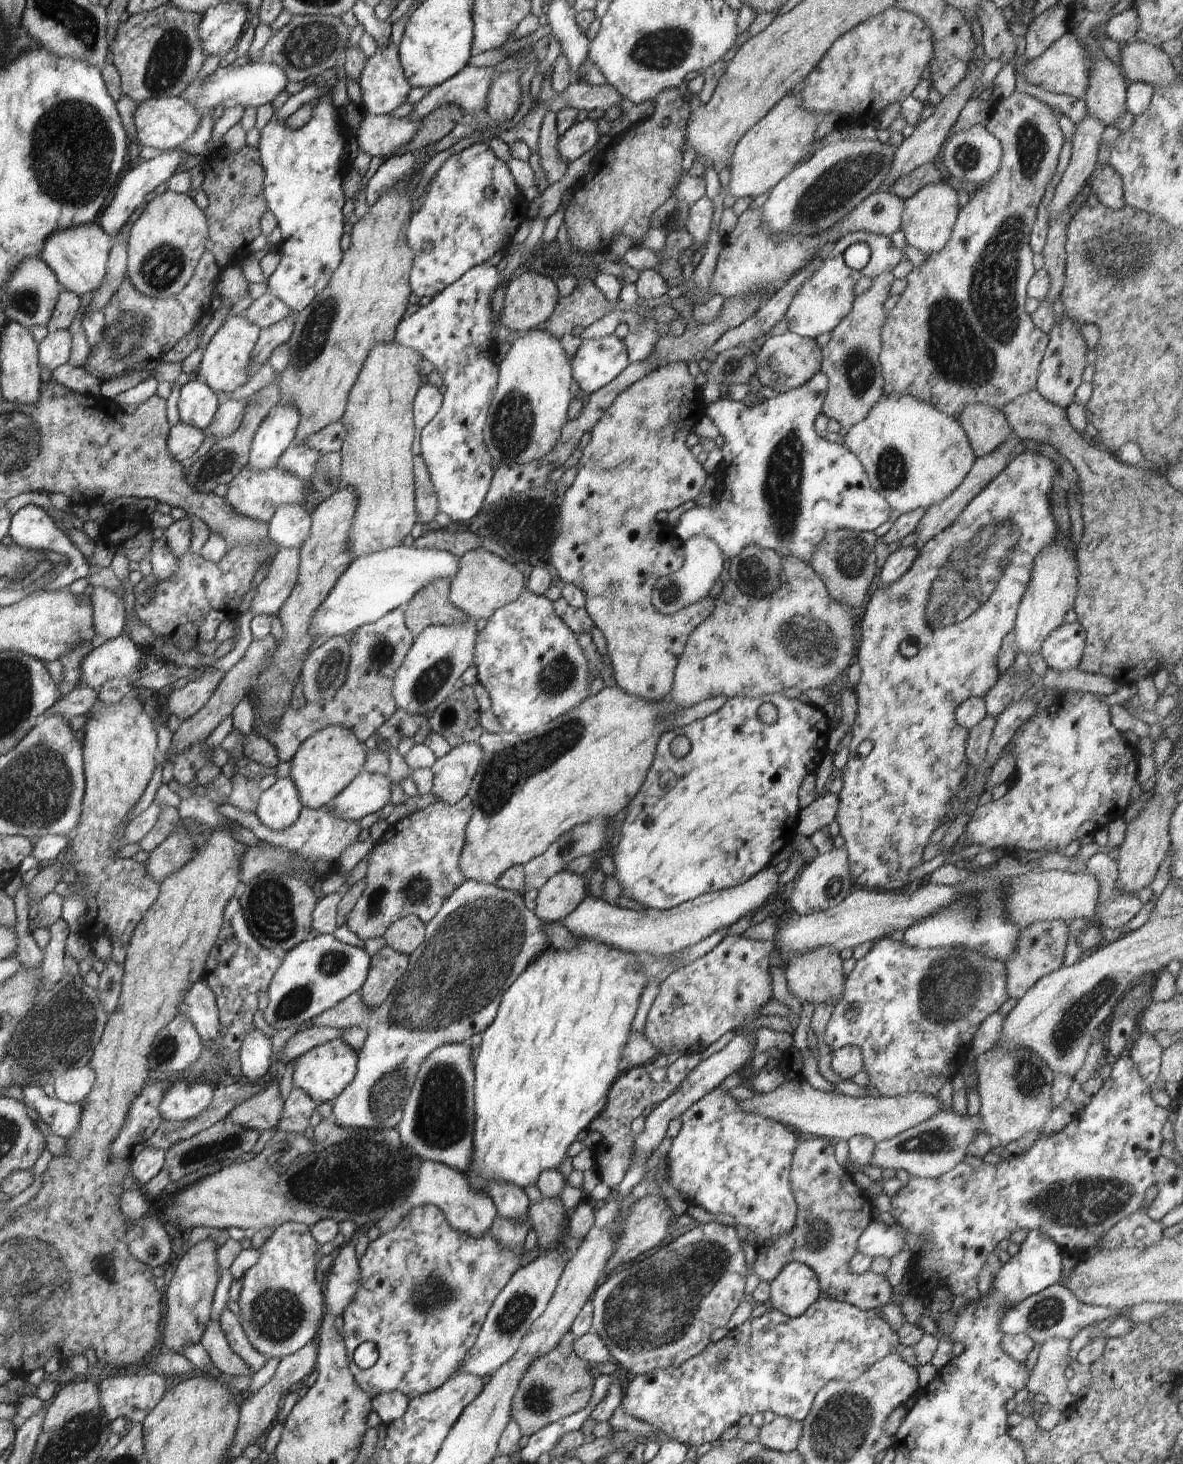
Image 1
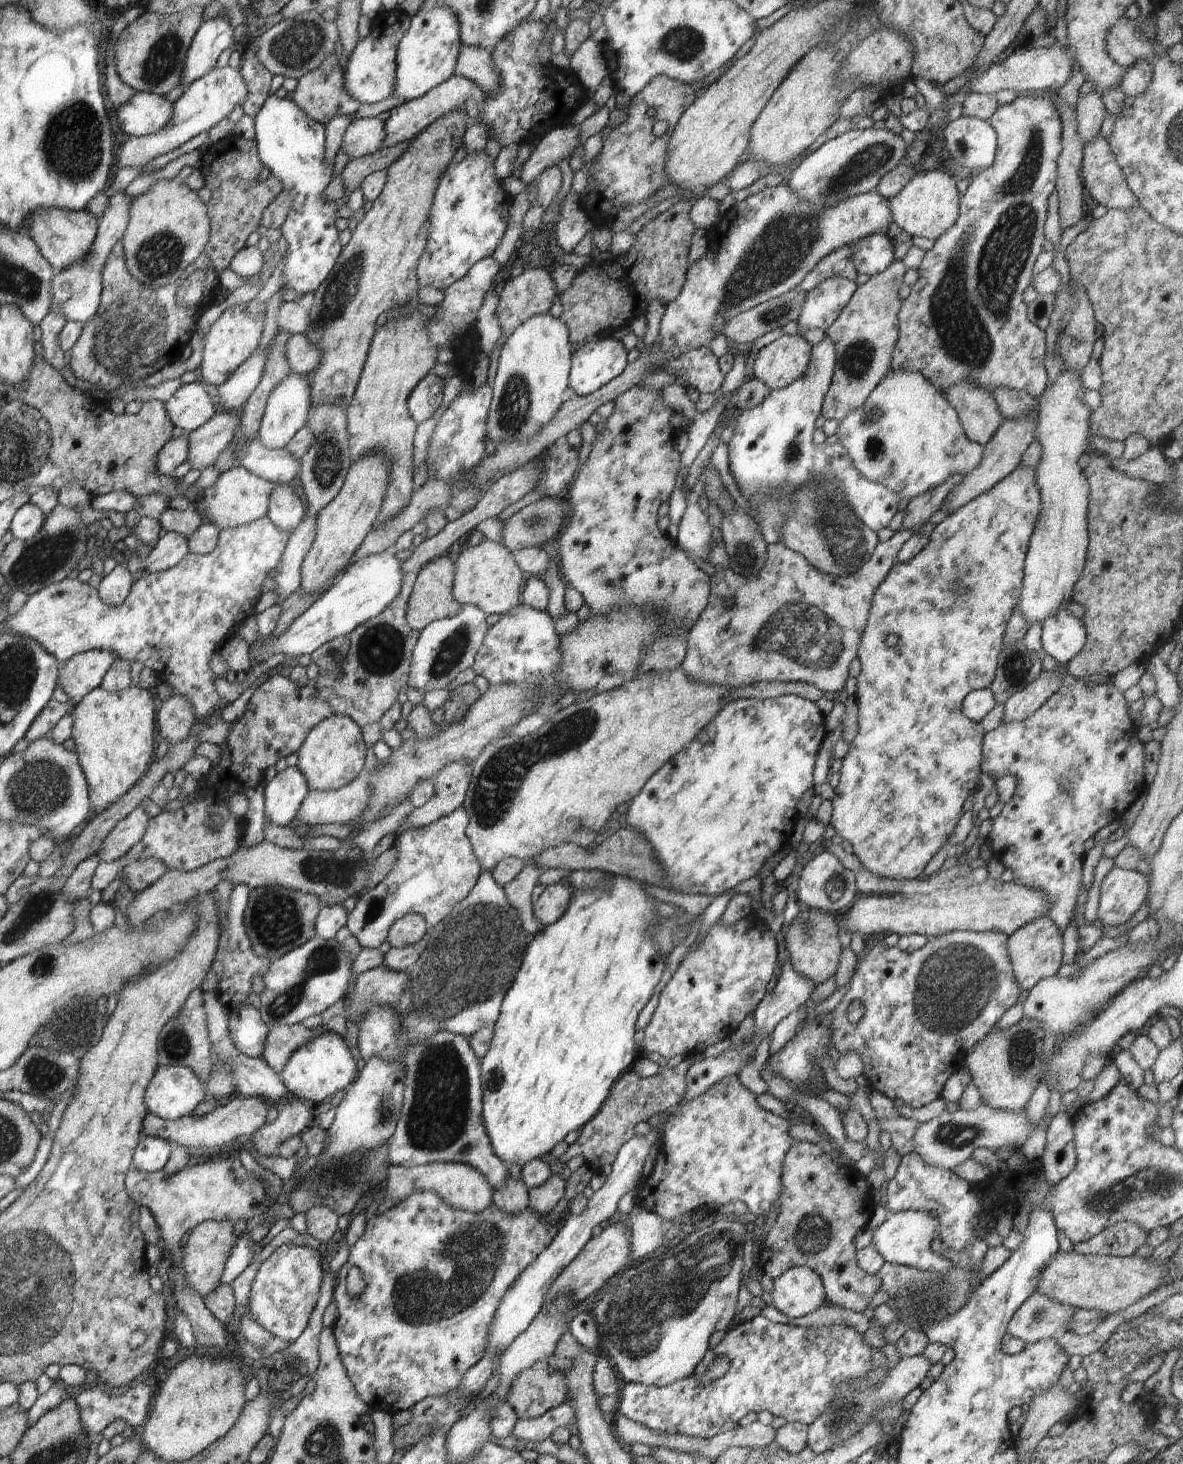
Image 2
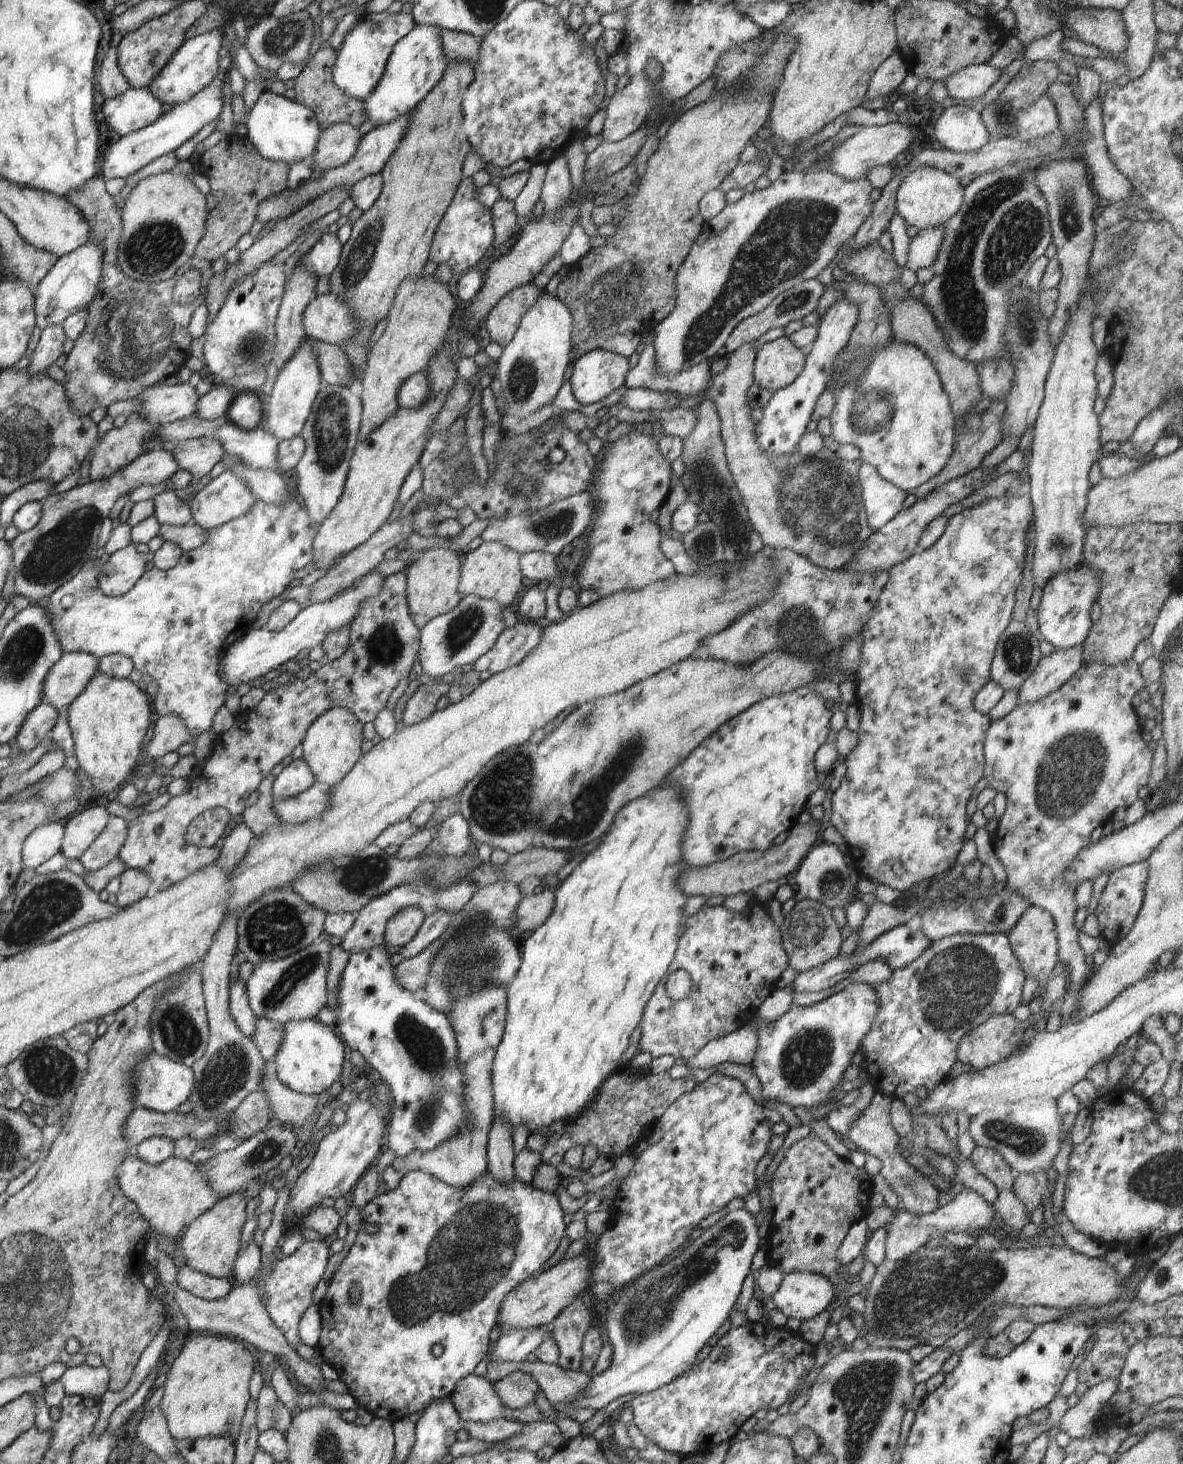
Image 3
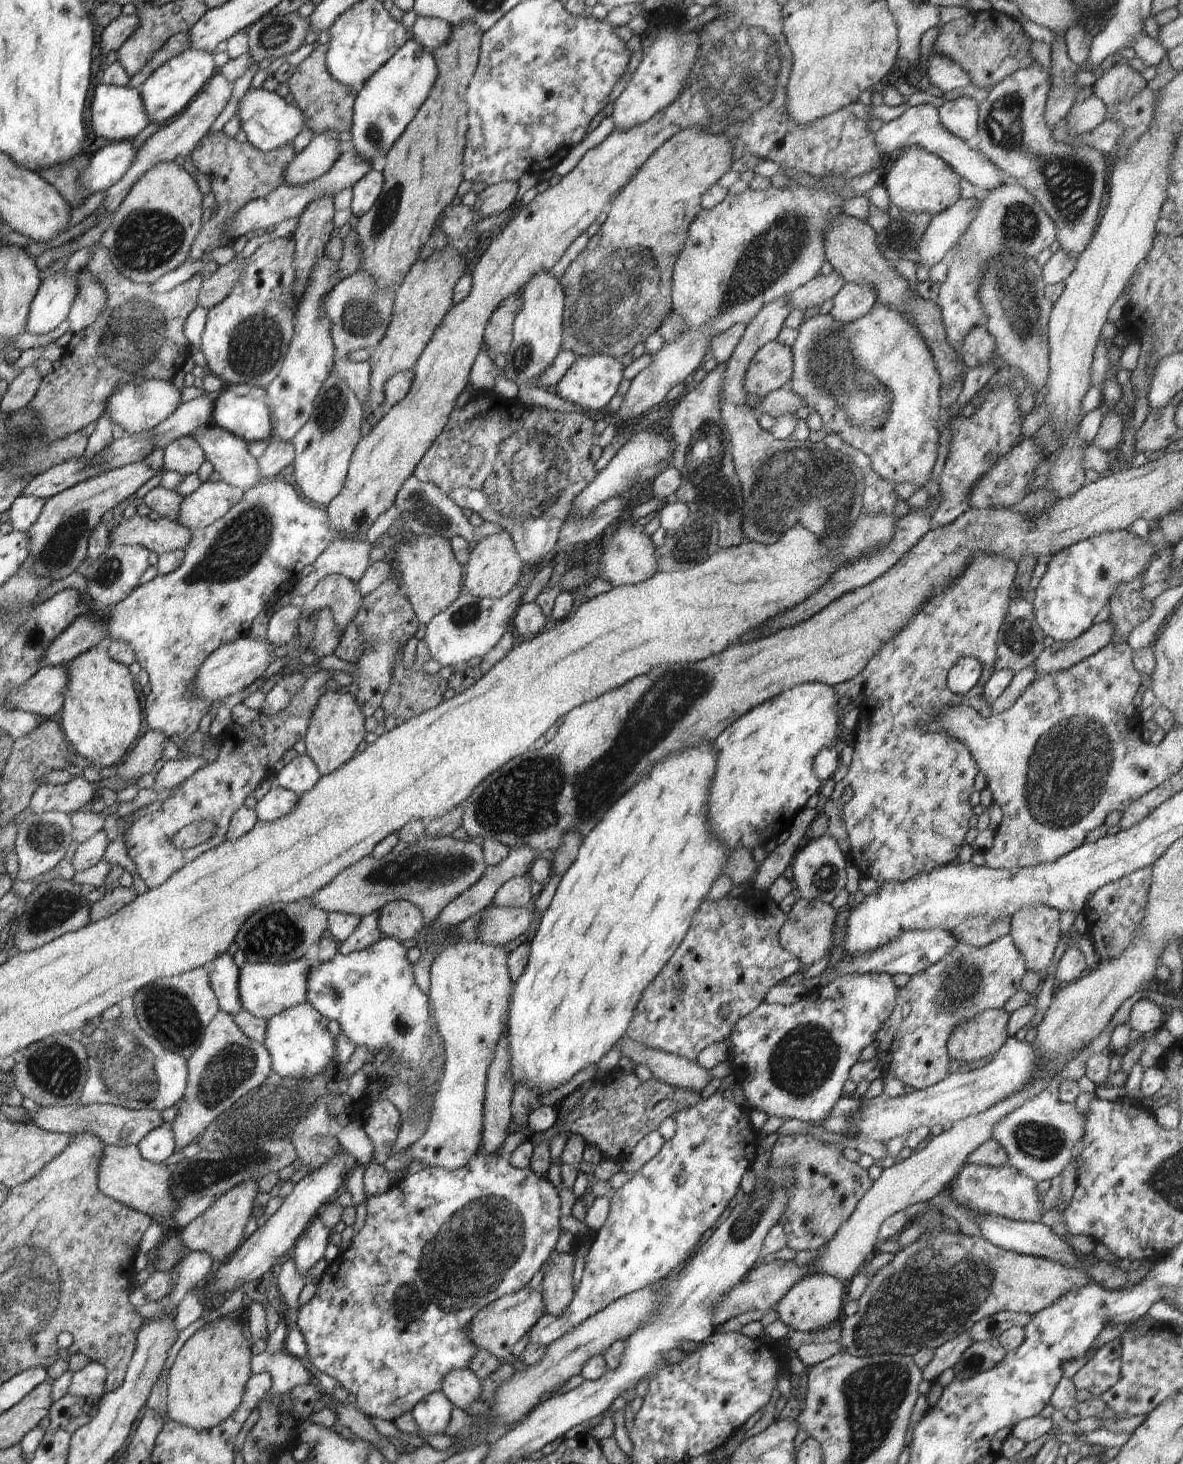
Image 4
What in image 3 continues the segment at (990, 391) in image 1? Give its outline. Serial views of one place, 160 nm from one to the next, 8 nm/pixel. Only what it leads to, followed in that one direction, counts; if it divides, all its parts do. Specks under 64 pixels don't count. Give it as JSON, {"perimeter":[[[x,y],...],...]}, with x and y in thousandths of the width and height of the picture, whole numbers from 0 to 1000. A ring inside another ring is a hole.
{"perimeter":[[[886,65],[876,67],[867,75],[862,75],[859,79],[859,93],[862,97],[876,96],[879,93],[886,93],[896,87],[895,80],[889,68]],[[867,108],[852,115],[828,119],[815,128],[814,139],[810,146],[798,153],[798,164],[790,179],[790,189],[781,194],[779,206],[785,211],[797,227],[802,239],[811,245],[826,249],[833,245],[854,245],[848,234],[851,223],[852,201],[867,191],[872,180],[880,176],[890,166],[884,137],[874,126],[874,117],[885,111],[886,108]]]}

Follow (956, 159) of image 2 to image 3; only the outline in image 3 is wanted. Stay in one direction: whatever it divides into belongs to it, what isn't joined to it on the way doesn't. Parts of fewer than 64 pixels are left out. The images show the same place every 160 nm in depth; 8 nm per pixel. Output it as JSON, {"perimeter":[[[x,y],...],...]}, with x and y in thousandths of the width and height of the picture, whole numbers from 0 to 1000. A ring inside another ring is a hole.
{"perimeter":[[[804,70],[790,87],[791,96],[801,103],[822,104],[839,94],[832,86],[829,78],[820,70]]]}

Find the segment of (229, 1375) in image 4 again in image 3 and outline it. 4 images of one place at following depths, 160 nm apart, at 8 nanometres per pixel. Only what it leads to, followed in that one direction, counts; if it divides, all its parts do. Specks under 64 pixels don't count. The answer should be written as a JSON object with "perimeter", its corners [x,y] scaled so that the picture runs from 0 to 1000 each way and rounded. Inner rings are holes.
{"perimeter":[[[186,912],[159,915],[142,937],[139,954],[134,960],[145,983],[154,985],[189,981],[199,984],[212,955],[210,945],[216,936],[217,932],[205,916]]]}

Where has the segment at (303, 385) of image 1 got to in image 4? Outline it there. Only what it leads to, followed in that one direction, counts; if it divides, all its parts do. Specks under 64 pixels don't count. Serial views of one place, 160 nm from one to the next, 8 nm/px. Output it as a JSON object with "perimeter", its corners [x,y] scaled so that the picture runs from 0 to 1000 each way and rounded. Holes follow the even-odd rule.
{"perimeter":[[[389,14],[386,17],[382,18],[379,27],[374,29],[373,32],[364,34],[371,49],[367,59],[348,83],[332,98],[321,113],[325,125],[321,134],[318,136],[316,141],[301,152],[301,160],[306,167],[307,176],[306,182],[303,185],[312,186],[316,189],[319,193],[319,199],[323,197],[333,201],[348,180],[352,178],[355,169],[358,167],[364,166],[364,160],[369,155],[369,150],[386,134],[386,128],[393,122],[391,121],[391,102],[394,100],[393,92],[396,87],[395,60],[405,42],[408,23],[407,20],[401,14]]]}

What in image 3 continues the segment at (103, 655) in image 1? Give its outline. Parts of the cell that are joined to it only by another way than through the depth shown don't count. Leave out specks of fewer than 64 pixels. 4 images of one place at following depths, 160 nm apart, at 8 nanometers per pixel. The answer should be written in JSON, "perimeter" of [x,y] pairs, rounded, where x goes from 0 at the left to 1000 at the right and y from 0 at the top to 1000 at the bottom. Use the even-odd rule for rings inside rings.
{"perimeter":[[[53,446],[37,463],[35,480],[46,484],[58,482],[83,459],[83,453],[76,446]]]}

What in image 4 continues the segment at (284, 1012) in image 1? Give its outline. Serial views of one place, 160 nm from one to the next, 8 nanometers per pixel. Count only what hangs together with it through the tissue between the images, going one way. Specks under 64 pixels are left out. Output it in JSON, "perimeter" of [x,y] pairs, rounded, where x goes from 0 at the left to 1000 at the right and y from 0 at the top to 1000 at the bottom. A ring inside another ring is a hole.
{"perimeter":[[[258,654],[244,658],[212,658],[208,656],[202,661],[200,671],[202,684],[205,689],[216,695],[227,697],[249,686],[260,684],[259,682],[259,670],[260,664],[263,661],[264,658]]]}

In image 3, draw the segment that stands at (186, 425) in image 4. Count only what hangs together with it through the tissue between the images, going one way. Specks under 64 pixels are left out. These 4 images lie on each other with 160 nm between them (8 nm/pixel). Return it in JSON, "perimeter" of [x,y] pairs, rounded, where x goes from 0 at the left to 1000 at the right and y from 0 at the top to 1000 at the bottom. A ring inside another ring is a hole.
{"perimeter":[[[181,262],[177,268],[167,273],[164,285],[178,288],[189,284],[199,269],[201,267],[196,264]]]}

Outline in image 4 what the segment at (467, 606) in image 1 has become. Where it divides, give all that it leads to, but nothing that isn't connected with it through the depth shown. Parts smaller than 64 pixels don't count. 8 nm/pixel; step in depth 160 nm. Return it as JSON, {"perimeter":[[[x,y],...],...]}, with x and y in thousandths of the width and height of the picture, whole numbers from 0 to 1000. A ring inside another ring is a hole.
{"perimeter":[[[428,363],[418,364],[407,369],[397,378],[396,383],[392,387],[391,400],[402,408],[422,409],[434,402],[444,389],[445,385],[438,380],[433,367]]]}

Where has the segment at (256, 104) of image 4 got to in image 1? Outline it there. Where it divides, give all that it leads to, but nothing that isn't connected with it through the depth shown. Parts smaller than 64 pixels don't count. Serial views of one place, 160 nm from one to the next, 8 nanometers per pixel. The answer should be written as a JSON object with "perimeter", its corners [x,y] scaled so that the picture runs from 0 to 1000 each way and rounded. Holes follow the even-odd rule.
{"perimeter":[[[270,66],[265,74],[264,82],[255,87],[245,87],[240,83],[232,83],[232,78],[225,86],[220,89],[218,104],[224,117],[222,124],[226,143],[228,143],[235,151],[238,164],[237,165],[238,178],[226,191],[227,199],[241,206],[249,213],[259,210],[269,199],[276,197],[282,185],[290,176],[287,163],[291,160],[289,141],[292,135],[289,130],[289,123],[298,115],[296,109],[291,106],[291,95],[286,89],[287,78],[281,70],[281,66]]]}

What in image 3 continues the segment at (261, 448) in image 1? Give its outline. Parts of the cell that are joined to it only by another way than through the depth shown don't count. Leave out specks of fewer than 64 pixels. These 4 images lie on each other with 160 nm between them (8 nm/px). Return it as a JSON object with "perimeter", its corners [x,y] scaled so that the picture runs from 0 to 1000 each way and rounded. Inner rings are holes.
{"perimeter":[[[259,230],[252,236],[249,242],[238,249],[230,268],[223,273],[222,291],[236,301],[254,297],[259,287],[262,284],[264,277],[272,260],[271,251],[270,251],[268,240],[265,237],[265,232]]]}

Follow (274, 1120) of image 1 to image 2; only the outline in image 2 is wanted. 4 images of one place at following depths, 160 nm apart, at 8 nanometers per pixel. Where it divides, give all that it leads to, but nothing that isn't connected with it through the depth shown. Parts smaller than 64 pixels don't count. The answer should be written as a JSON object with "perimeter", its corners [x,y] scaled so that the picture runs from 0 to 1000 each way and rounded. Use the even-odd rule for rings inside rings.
{"perimeter":[[[199,748],[189,755],[184,755],[172,762],[154,762],[149,765],[140,765],[131,761],[122,762],[119,766],[120,776],[125,775],[143,779],[148,783],[169,785],[170,783],[188,783],[196,782],[201,779],[210,778],[230,762],[230,757],[227,753],[218,749]]]}

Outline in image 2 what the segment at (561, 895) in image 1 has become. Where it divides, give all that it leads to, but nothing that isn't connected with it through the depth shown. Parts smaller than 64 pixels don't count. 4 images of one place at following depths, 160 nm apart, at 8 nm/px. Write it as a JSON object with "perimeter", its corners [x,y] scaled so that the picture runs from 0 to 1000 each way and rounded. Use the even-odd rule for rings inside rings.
{"perimeter":[[[479,603],[463,605],[450,618],[452,627],[460,633],[470,630],[478,623],[484,611],[484,607]]]}

